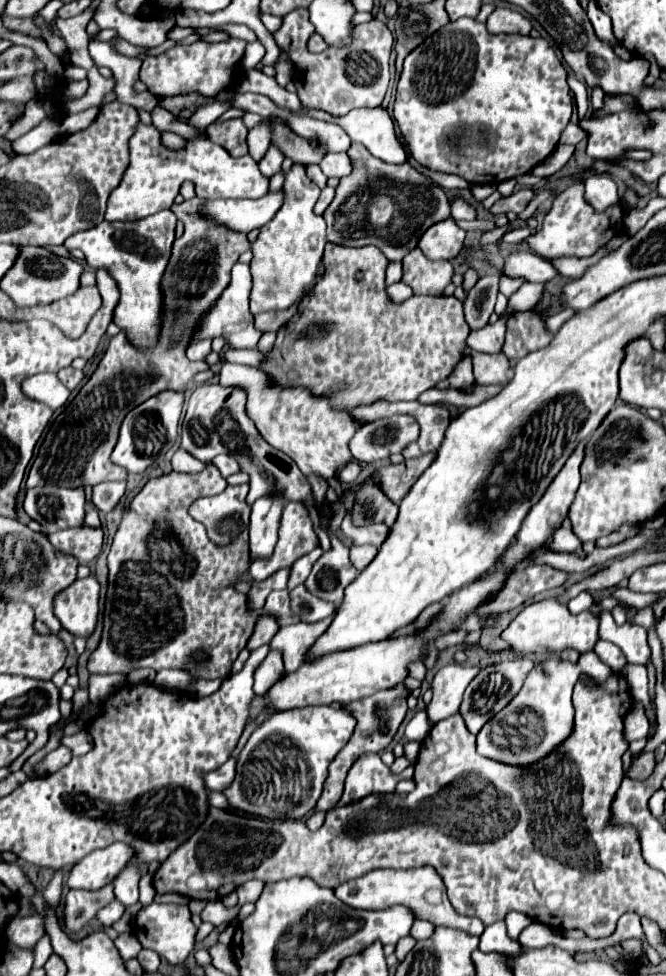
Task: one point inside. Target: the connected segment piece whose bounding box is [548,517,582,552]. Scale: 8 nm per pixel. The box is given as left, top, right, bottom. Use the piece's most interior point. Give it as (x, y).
(564, 540)

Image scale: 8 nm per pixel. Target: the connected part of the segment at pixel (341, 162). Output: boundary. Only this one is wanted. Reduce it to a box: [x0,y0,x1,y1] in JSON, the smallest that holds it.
[320,152,350,178]

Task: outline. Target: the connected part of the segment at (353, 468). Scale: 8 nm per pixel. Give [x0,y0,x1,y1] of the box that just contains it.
[338,460,362,484]

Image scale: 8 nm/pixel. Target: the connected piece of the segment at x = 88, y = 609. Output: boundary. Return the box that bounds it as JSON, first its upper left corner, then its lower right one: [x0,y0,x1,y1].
[54,574,100,636]

